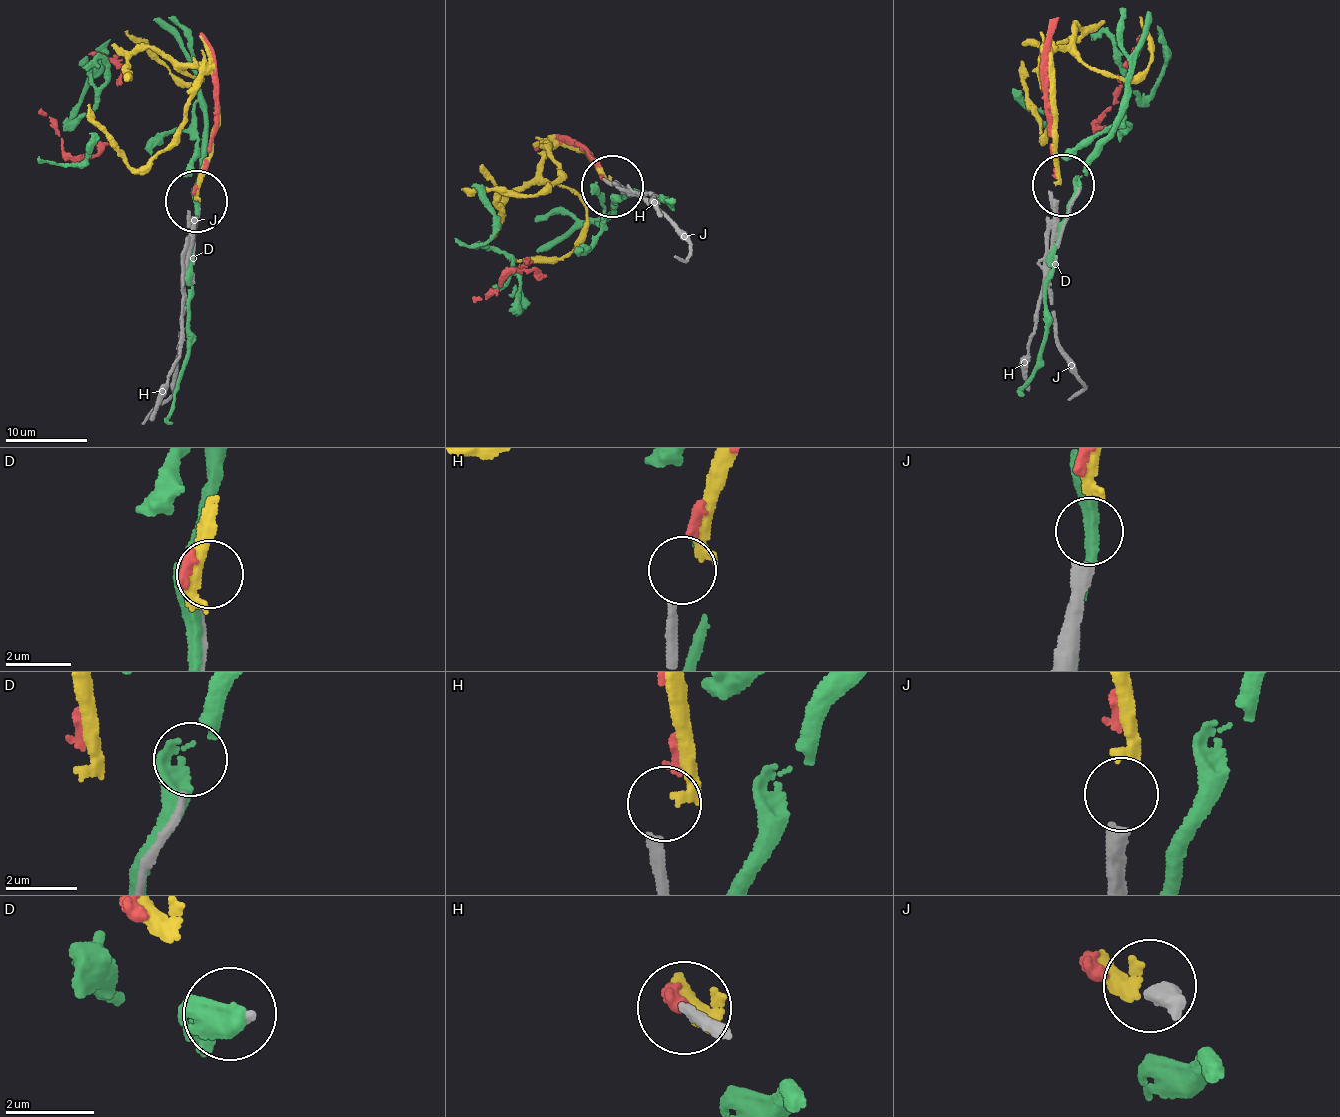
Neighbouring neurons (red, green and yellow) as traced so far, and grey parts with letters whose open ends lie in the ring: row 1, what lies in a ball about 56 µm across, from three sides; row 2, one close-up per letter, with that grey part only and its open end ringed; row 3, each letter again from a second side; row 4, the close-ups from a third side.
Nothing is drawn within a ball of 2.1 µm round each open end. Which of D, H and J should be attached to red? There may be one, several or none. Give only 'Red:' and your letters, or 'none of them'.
Red: H

